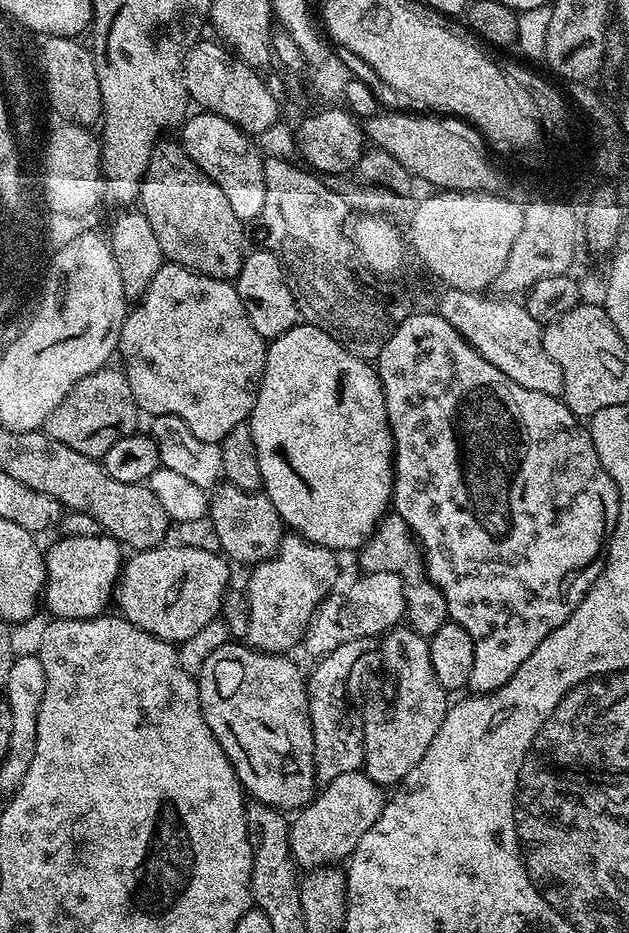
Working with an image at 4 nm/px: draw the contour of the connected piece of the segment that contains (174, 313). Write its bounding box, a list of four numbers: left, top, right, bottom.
[118,262,268,444]

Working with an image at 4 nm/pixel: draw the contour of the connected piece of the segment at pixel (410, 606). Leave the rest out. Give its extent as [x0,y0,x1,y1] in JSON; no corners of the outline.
[358,510,449,638]

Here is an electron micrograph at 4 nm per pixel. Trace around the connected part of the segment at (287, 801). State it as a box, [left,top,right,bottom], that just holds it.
[198,642,318,812]

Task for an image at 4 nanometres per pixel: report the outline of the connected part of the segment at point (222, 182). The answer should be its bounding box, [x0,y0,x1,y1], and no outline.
[179,110,266,222]

